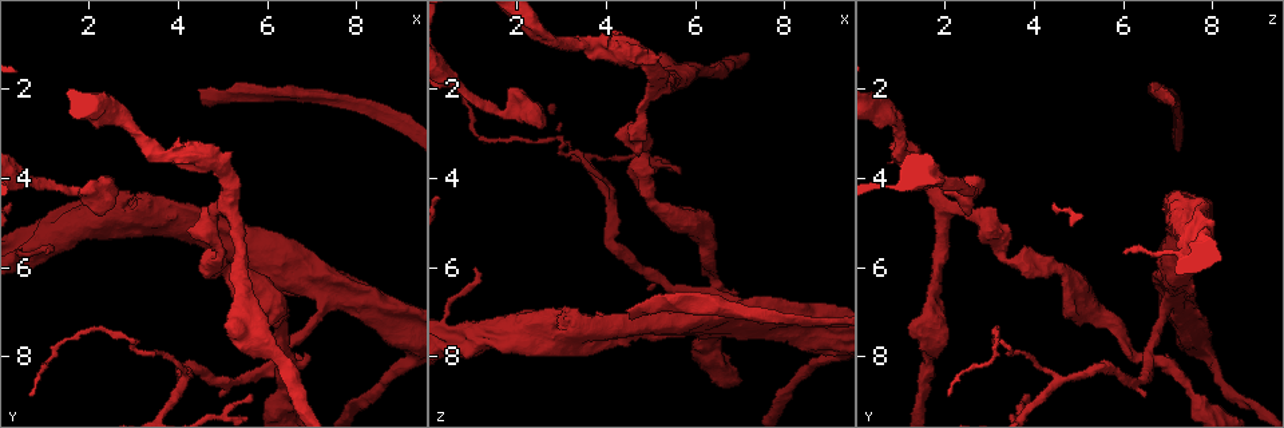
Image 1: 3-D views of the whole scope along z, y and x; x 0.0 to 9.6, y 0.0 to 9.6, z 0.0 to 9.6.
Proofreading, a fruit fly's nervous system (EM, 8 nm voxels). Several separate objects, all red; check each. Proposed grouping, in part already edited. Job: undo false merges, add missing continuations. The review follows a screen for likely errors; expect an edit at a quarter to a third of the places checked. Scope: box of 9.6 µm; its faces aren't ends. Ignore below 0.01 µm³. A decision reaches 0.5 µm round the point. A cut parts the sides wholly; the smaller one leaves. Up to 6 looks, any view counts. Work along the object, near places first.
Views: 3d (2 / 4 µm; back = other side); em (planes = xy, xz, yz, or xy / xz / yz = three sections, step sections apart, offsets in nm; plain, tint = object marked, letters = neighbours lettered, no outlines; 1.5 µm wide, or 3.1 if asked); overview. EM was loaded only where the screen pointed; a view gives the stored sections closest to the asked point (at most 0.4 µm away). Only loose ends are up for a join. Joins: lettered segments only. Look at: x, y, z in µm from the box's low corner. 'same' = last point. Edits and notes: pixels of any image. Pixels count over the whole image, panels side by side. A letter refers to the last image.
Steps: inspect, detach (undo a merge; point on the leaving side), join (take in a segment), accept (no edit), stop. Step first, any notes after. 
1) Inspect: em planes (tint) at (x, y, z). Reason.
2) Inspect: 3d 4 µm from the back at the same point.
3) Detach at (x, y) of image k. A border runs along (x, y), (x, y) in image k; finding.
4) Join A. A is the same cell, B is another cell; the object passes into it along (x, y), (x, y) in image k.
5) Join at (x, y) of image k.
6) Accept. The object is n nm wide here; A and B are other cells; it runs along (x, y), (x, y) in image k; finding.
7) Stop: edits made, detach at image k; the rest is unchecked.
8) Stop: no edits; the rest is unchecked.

Inspect: em planes (letters) at (3.75, 5.20, 7.95). Free end.

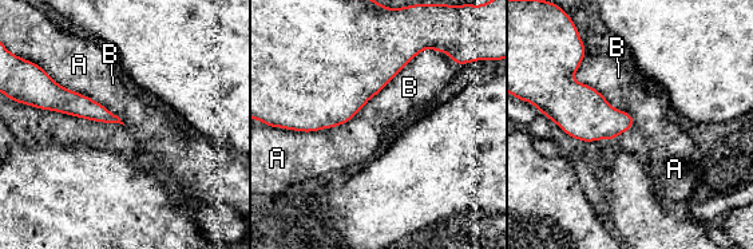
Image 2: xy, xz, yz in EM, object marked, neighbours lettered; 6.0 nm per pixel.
Accept. A and B are other cells; it runs along (44, 105), (78, 105), (115, 119) in image 2; none of them fits.

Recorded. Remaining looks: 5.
Inspect: 3d 2 µm at (4.15, 8.50, 4.60). Arms part here.

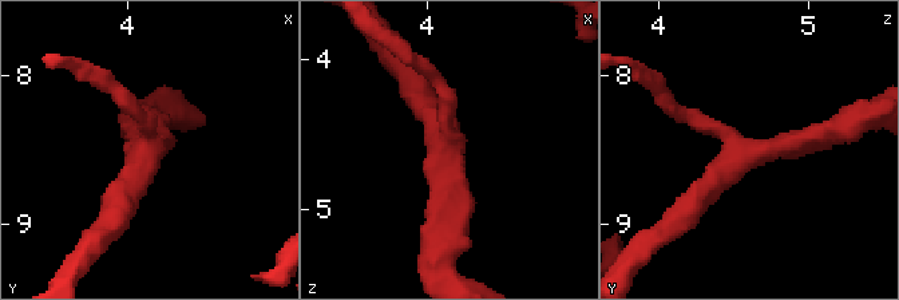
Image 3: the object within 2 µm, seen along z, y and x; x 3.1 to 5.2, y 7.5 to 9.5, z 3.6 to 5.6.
Inspect: em xz step 4 (tint) at (4.16, 8.54, 4.58). 3 arms meet here; need the tissue.

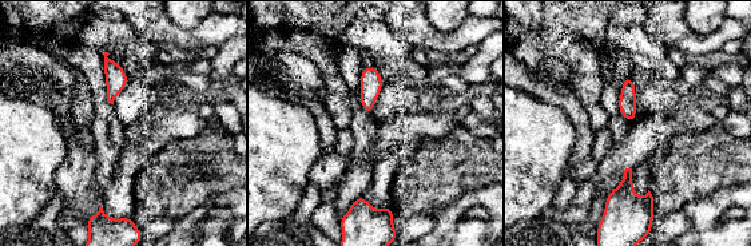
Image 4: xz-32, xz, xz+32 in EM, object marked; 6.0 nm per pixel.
Inspect: em planes (letters) at the same point.

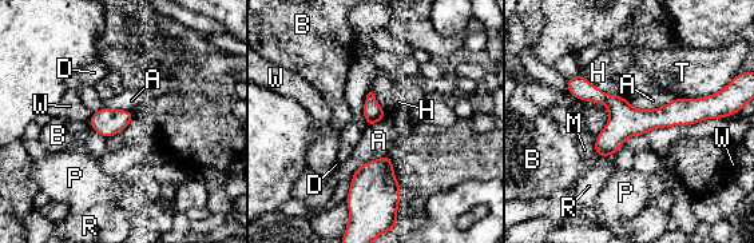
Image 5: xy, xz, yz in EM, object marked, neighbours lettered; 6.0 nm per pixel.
Accept. A, B, D, H, M, P, R, T and W are other cells; a border runs along (673, 99), (653, 108), (627, 102) in image 5; all the same cell.

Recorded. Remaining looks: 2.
Inspect: em xy step 8 (letters) at (6.45, 7.95, 6.60). Looks like a crossing.

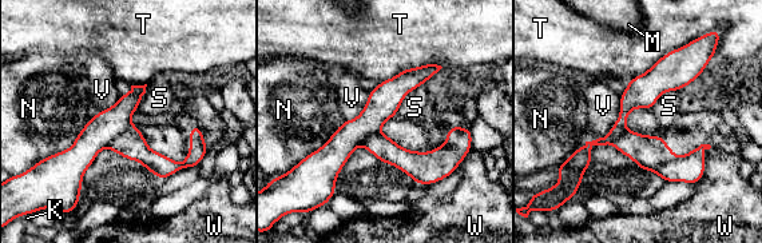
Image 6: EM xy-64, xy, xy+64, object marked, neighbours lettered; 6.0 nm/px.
Detach at (131, 144) of image 6. K, M, N, S, T, V and W are other cells; a second cell is stuck on.

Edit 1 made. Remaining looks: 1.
Stop: edits made, detach at image 6; the rest is unchecked.

